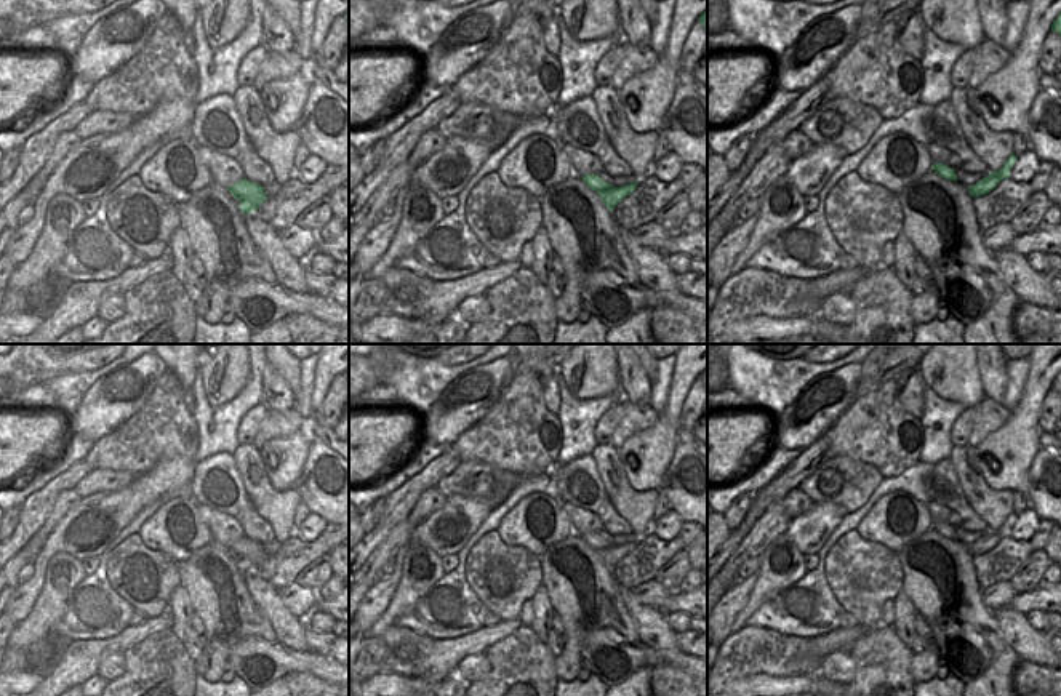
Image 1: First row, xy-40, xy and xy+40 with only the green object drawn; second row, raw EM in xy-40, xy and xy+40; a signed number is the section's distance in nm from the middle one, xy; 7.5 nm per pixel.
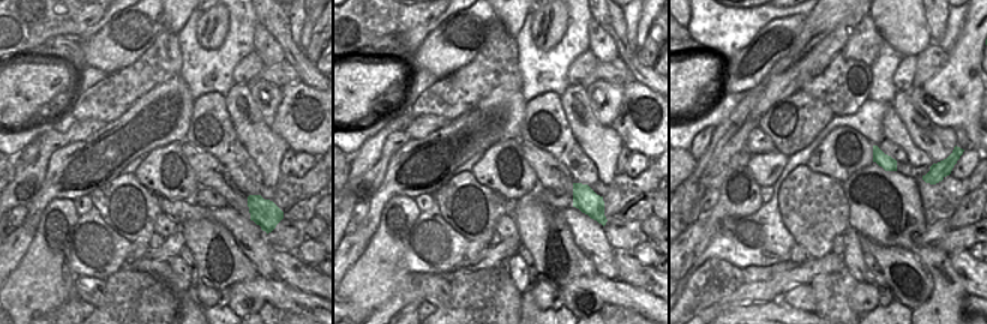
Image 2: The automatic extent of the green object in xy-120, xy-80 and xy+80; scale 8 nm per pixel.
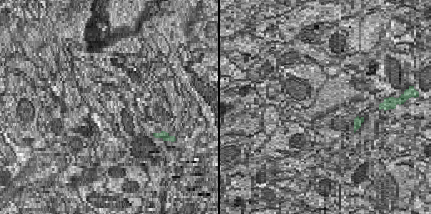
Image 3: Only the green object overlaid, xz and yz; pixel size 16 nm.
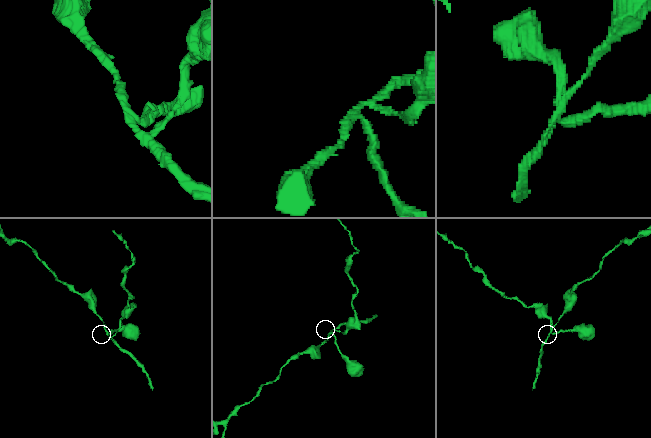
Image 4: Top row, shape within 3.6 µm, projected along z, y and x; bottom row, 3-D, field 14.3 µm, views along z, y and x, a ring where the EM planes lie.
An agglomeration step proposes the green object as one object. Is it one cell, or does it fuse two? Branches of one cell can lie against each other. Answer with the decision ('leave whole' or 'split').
split

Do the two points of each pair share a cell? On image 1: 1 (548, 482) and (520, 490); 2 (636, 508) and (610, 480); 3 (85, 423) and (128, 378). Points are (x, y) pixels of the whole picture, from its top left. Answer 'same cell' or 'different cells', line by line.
1: same cell
2: same cell
3: same cell

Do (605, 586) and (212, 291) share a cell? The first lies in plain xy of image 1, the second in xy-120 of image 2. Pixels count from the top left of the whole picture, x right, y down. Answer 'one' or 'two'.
one

